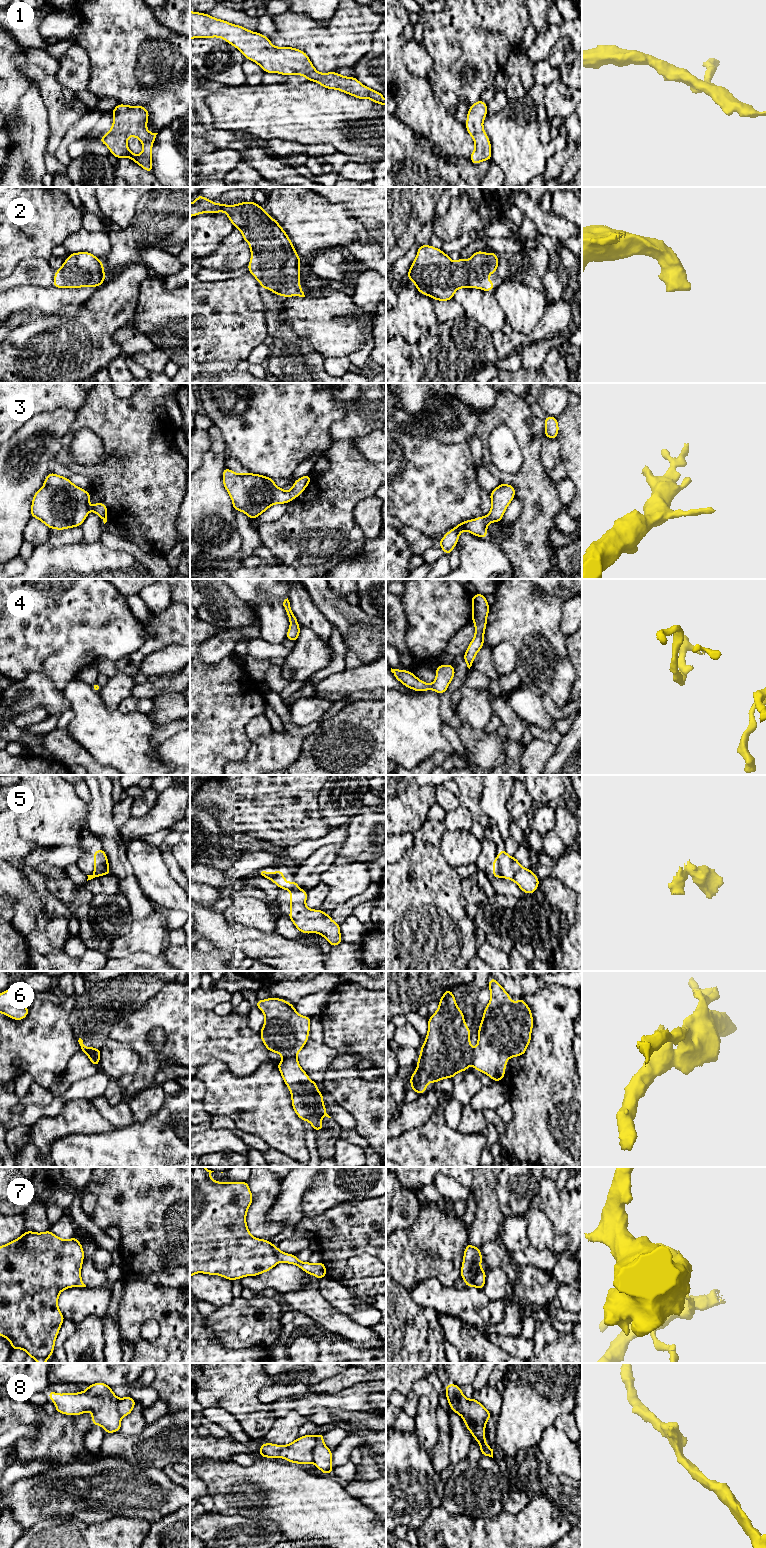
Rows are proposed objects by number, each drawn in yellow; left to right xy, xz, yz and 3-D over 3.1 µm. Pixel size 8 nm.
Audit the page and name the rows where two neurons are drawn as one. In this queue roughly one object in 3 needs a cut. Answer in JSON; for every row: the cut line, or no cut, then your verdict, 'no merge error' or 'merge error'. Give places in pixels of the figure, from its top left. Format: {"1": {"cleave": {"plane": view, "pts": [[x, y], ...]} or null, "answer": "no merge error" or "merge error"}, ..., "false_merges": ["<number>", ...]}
{"1": {"cleave": null, "answer": "no merge error"}, "2": {"cleave": null, "answer": "no merge error"}, "3": {"cleave": null, "answer": "no merge error"}, "4": {"cleave": null, "answer": "no merge error"}, "5": {"cleave": {"plane": "yz", "pts": [[498, 863], [501, 876]]}, "answer": "merge error"}, "6": {"cleave": {"plane": "yz", "pts": [[474, 1049], [470, 1063]]}, "answer": "merge error"}, "7": {"cleave": {"plane": "xz", "pts": [[274, 1247], [274, 1253], [280, 1260]]}, "answer": "merge error"}, "8": {"cleave": {"plane": "xz", "pts": [[315, 1437], [312, 1461]]}, "answer": "merge error"}, "false_merges": ["5", "6", "7", "8"]}

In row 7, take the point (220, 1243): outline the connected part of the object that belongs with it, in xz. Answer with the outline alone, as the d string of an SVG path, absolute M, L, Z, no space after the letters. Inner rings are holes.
M190 1167L190 1278L196 1273L220 1275L231 1281L245 1276L257 1276L275 1267L279 1258L271 1241L252 1236L246 1214L253 1201L247 1182L217 1182L210 1178L214 1172L204 1167Z

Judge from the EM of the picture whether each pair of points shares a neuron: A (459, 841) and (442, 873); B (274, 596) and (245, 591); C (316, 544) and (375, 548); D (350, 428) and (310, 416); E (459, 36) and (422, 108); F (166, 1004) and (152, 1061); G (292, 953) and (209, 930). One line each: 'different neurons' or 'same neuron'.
A: different neurons
B: same neuron
C: different neurons
D: different neurons
E: different neurons
F: same neuron
G: same neuron

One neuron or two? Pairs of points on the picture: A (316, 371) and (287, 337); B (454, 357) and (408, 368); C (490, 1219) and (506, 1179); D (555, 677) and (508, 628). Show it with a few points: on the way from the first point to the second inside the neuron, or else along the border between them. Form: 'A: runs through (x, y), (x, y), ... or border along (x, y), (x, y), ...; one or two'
A: runs through (307, 363), (290, 346); one
B: runs through (443, 357), (437, 358), (428, 367), (419, 368); one
C: border along (497, 1177), (496, 1198), (498, 1208), (505, 1218); two
D: runs through (545, 665), (520, 640); one

